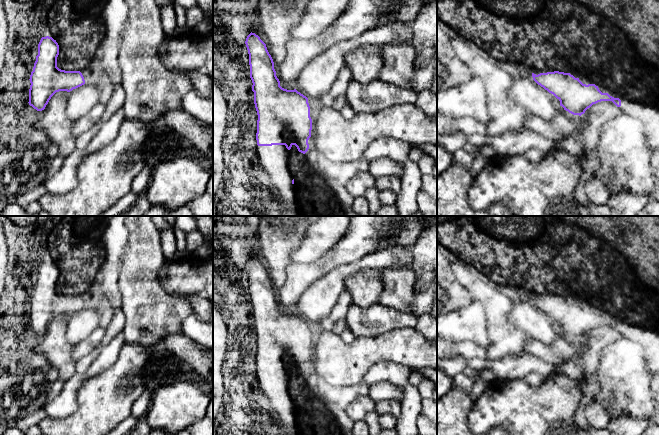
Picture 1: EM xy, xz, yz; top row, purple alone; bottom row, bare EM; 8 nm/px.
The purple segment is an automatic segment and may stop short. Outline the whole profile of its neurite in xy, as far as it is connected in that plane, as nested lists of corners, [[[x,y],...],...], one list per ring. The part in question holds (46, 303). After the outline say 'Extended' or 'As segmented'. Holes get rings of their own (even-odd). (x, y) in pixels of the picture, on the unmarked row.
[[[49,260],[42,261],[29,303],[28,327],[37,335],[44,334],[56,316],[70,316],[85,308],[80,295],[65,295],[57,291],[58,279],[59,269],[56,264]]]. As segmented

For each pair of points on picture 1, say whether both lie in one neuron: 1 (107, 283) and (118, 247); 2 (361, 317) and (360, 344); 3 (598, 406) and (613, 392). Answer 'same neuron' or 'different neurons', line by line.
1: same neuron
2: different neurons
3: different neurons

